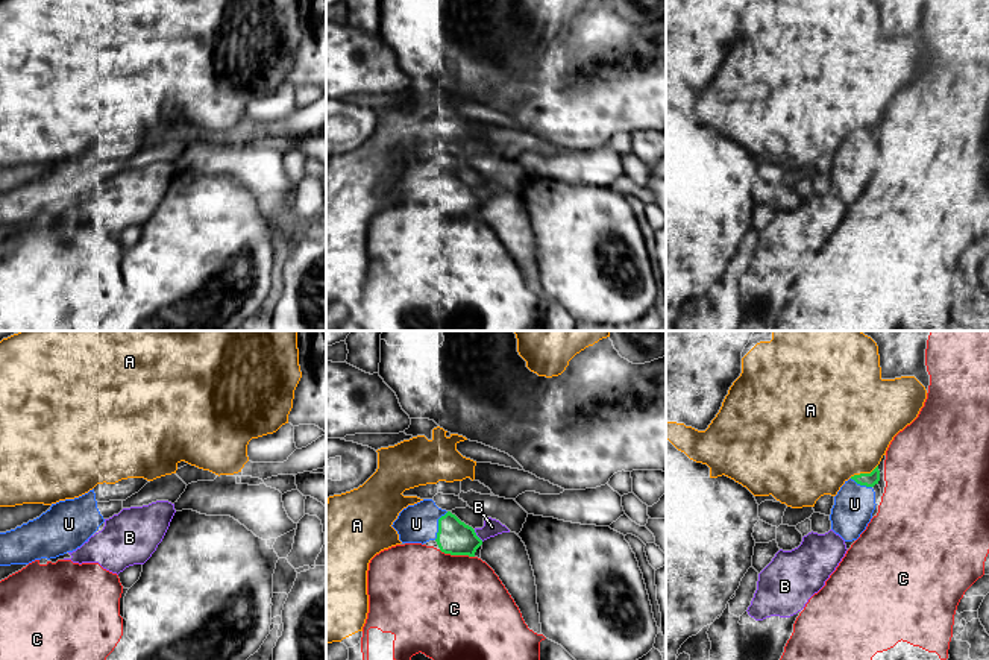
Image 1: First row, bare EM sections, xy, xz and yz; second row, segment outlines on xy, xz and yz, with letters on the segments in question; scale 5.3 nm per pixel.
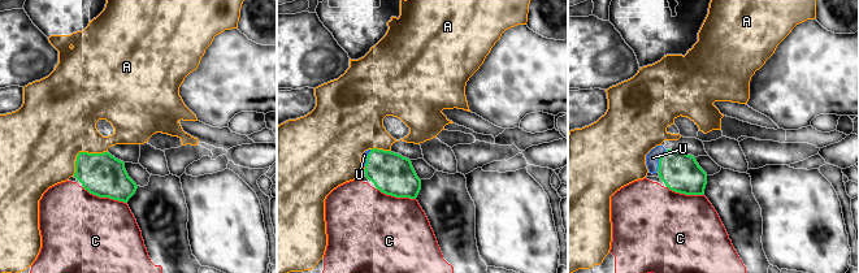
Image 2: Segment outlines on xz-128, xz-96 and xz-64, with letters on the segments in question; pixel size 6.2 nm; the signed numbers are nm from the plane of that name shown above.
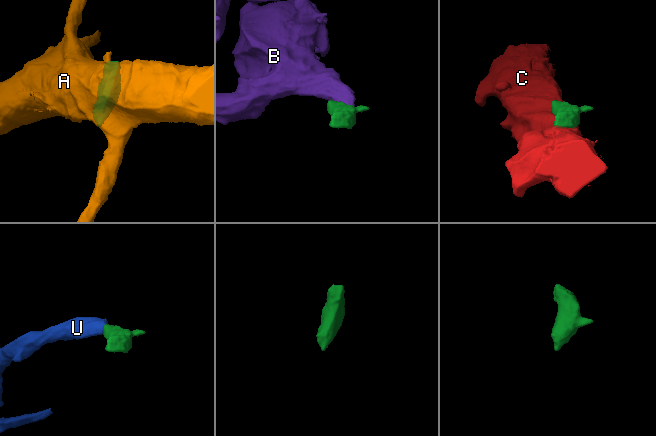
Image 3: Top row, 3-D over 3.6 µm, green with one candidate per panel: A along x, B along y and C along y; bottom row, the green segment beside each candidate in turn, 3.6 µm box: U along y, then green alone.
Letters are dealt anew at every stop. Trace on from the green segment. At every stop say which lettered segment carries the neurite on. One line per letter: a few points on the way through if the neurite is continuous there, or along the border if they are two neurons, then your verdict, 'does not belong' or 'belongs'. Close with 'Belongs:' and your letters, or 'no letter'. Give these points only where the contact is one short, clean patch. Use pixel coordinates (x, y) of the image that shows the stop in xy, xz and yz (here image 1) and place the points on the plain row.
A: does not belong
B: along xz (474, 190), (483, 201) | does not belong
C: does not belong
U: belongs
Belongs: U

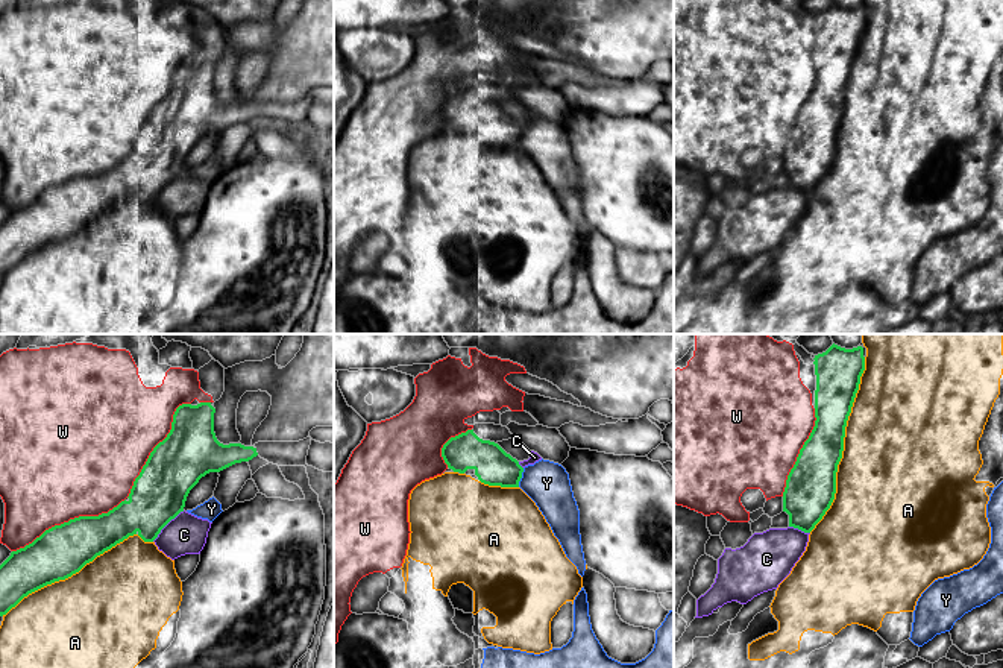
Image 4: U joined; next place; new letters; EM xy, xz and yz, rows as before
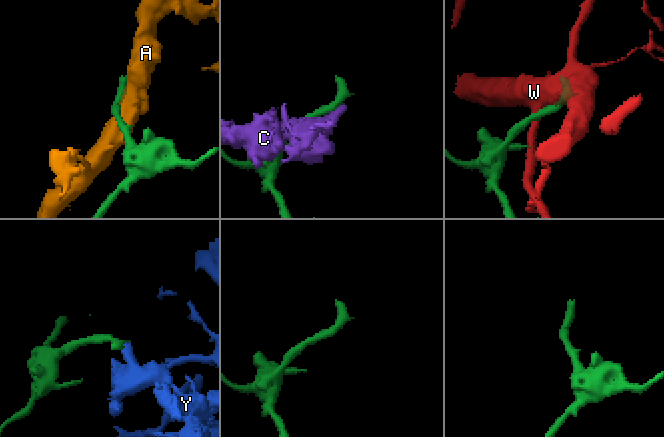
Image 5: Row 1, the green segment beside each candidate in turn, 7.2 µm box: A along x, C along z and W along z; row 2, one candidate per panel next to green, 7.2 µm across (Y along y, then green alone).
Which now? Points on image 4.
A: does not belong
C: does not belong
W: does not belong
Y: does not belong
Belongs: no letter

